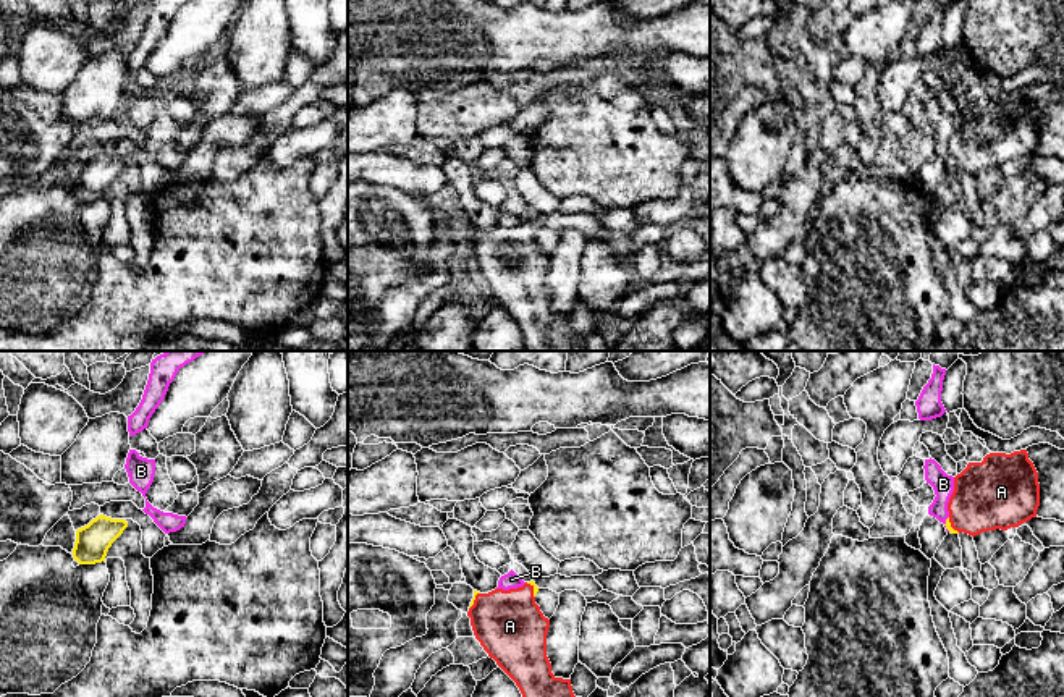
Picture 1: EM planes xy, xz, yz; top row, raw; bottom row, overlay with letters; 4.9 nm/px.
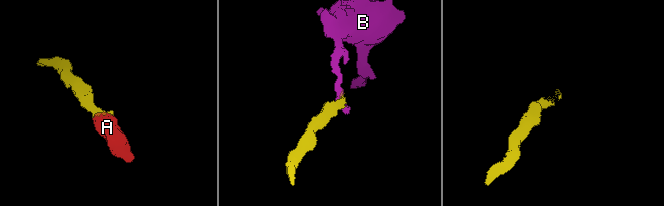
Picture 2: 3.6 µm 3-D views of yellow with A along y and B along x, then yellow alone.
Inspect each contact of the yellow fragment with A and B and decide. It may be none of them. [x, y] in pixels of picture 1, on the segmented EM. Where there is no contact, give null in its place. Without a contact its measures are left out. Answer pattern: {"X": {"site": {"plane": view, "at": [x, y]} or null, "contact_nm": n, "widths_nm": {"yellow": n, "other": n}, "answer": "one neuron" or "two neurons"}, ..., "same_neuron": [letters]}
{"A": {"site": {"plane": "xz", "at": [534, 589]}, "contact_nm": 90, "widths_nm": {"yellow": 30, "other": 340}, "answer": "one neuron"}, "B": {"site": {"plane": "yz", "at": [945, 524]}, "contact_nm": 80, "widths_nm": {"yellow": 30, "other": 110}, "answer": "two neurons"}, "same_neuron": ["A"]}

